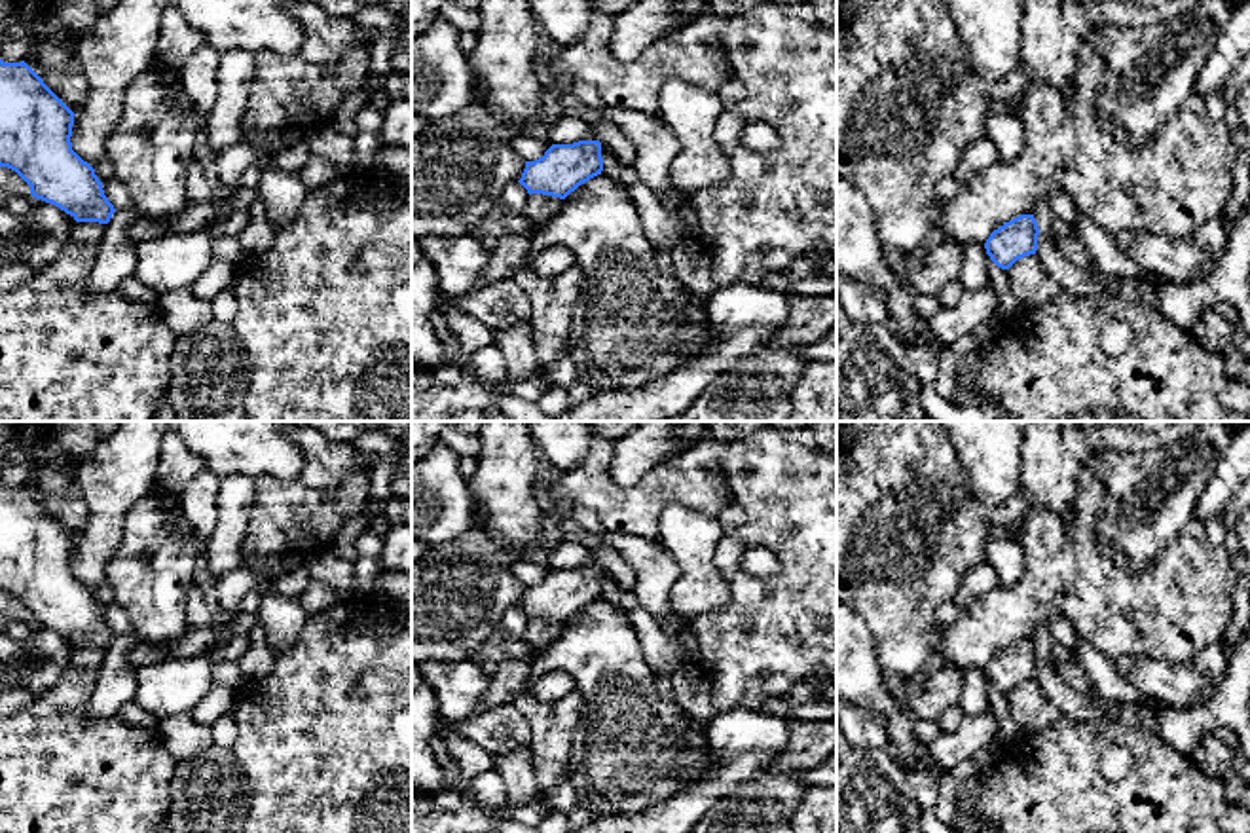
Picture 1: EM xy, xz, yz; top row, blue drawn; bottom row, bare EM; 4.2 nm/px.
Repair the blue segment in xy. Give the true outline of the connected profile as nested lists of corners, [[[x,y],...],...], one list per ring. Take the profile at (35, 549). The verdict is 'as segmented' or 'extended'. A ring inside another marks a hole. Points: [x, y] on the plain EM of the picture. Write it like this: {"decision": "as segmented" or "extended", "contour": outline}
{"decision": "as segmented", "contour": [[[0,484],[0,592],[15,596],[30,611],[32,622],[59,632],[76,647],[108,649],[116,634],[104,620],[95,594],[72,575],[74,541],[25,486],[4,488]]]}

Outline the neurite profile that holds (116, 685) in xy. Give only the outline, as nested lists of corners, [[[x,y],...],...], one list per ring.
[[[116,636],[106,649],[104,662],[99,670],[97,687],[87,704],[91,717],[116,717],[118,712],[135,702],[137,677],[129,660],[129,649],[135,641],[129,636]]]

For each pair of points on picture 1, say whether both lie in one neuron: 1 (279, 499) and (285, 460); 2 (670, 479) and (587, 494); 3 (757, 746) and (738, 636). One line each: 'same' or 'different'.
1: different
2: same
3: different

